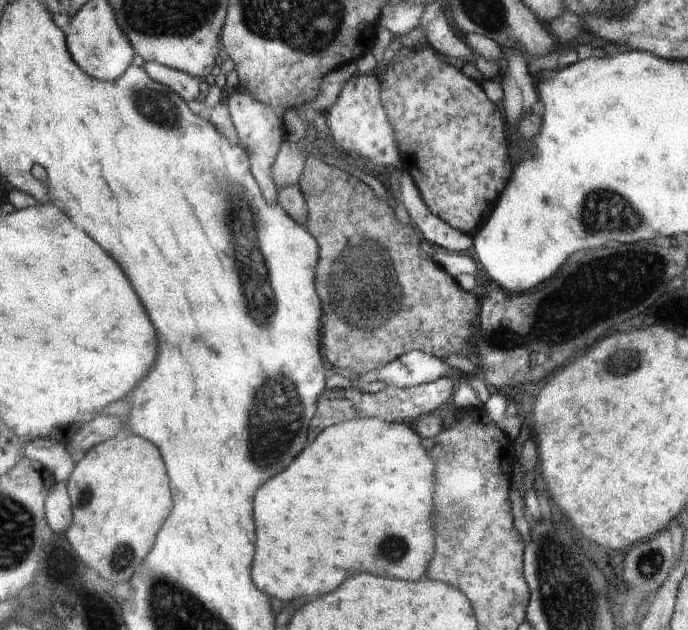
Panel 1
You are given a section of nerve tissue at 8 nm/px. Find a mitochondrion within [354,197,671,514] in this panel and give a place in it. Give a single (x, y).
(637, 261)

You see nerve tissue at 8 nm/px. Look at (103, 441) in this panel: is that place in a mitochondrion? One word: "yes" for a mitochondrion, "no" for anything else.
no

